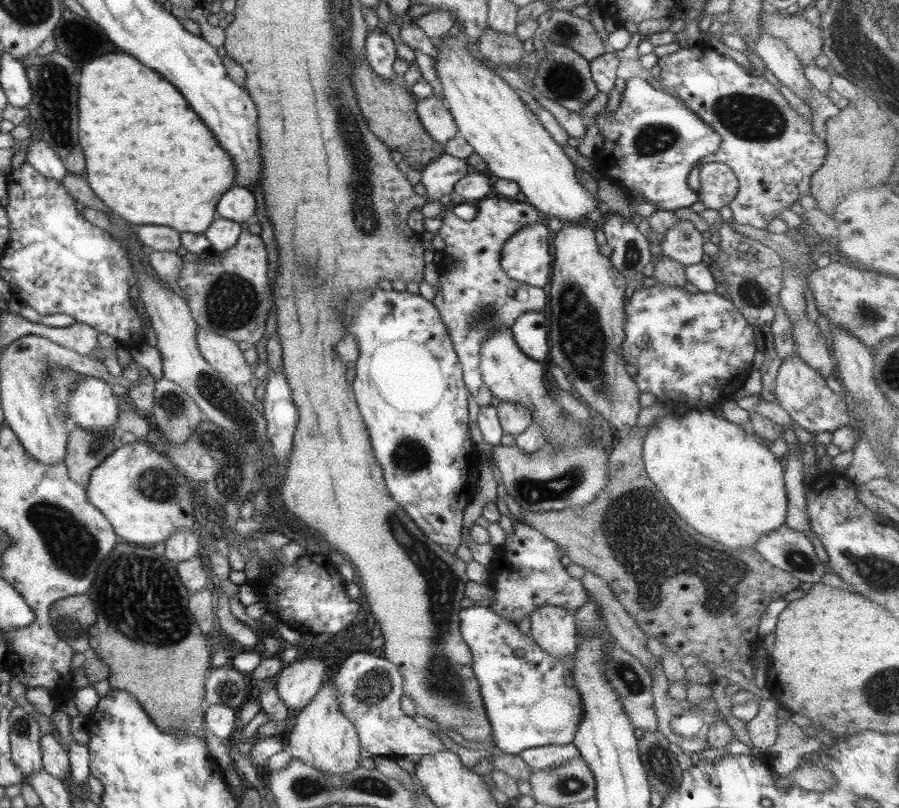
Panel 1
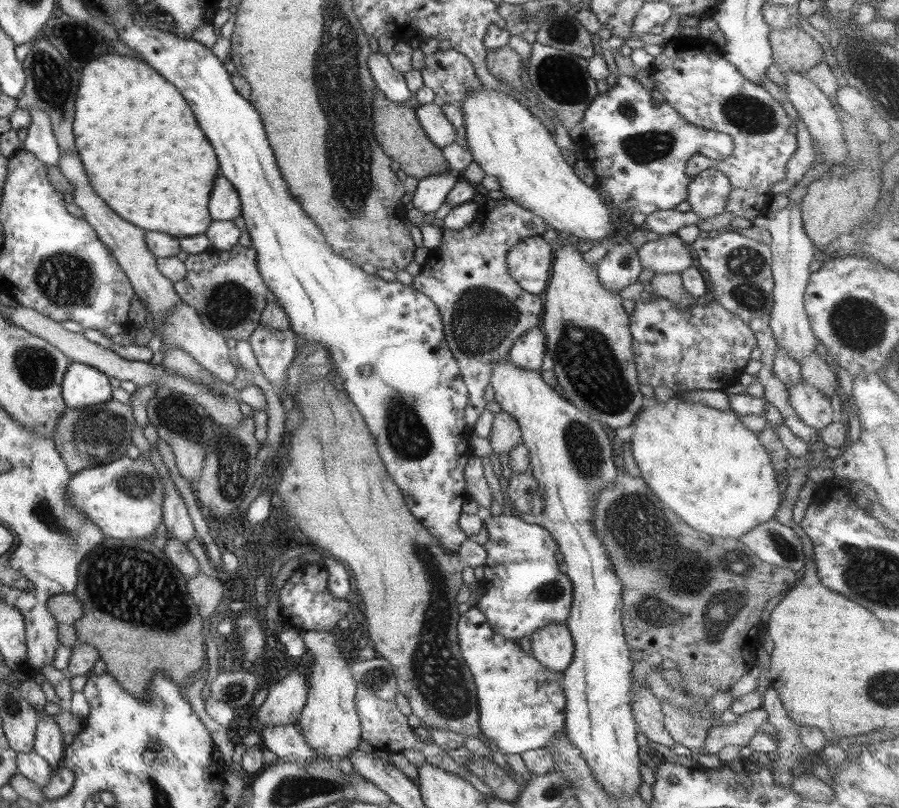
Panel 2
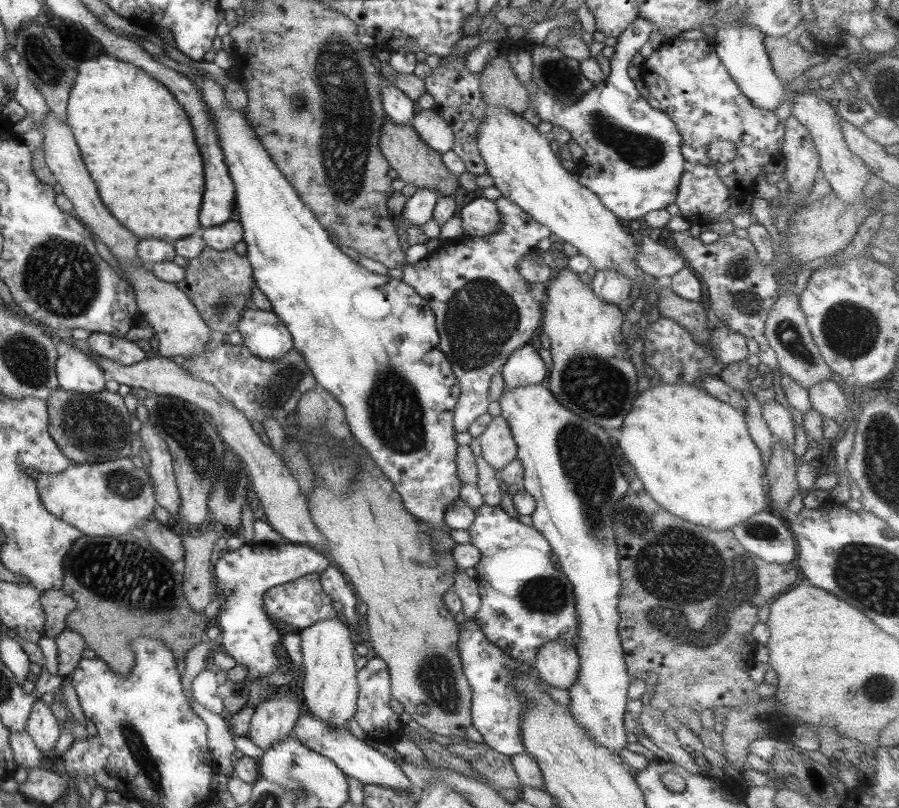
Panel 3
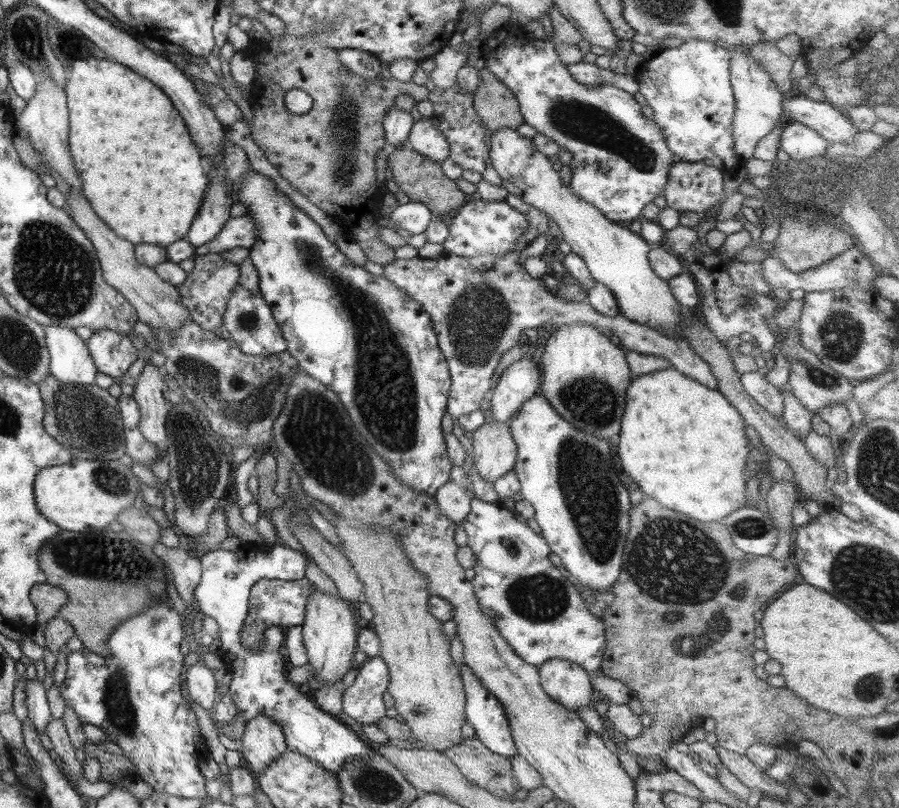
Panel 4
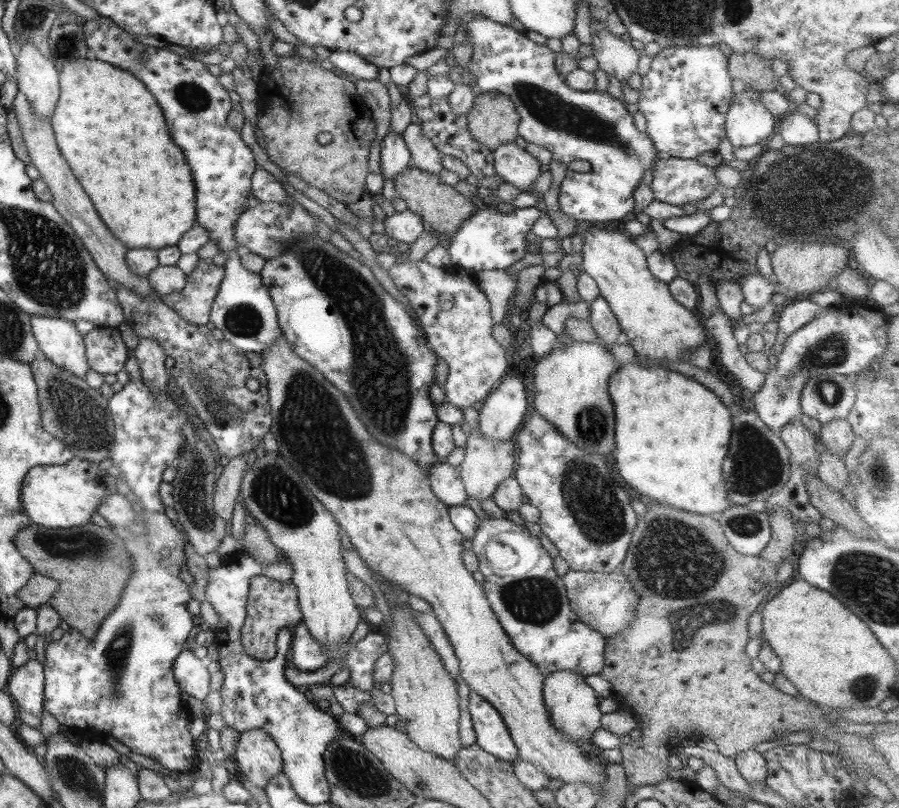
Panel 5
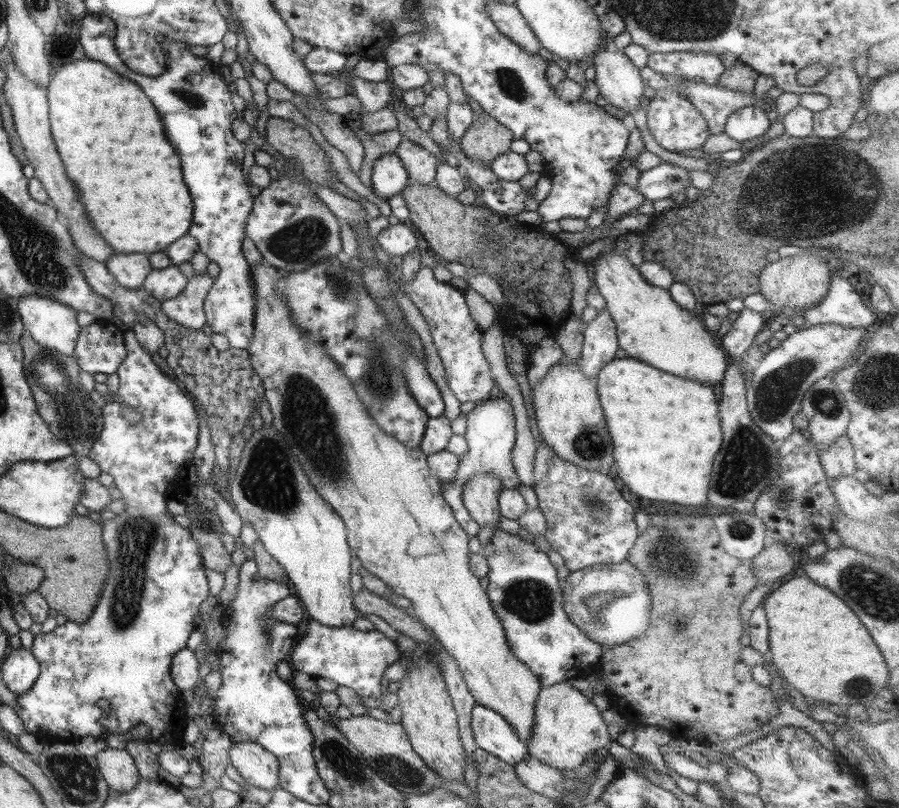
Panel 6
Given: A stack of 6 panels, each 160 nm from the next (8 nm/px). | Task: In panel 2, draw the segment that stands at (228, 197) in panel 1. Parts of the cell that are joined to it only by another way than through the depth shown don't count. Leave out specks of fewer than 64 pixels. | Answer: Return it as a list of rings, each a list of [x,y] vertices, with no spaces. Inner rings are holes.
[[[217,172],[209,194],[209,218],[211,220],[233,221],[240,215],[240,202],[231,184]]]

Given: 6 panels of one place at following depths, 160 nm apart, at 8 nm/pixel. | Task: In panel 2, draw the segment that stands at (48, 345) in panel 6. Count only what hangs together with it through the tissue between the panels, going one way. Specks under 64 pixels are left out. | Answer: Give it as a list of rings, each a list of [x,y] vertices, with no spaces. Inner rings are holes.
[[[71,361],[60,384],[64,406],[78,409],[111,399],[112,389],[108,379],[92,366]]]

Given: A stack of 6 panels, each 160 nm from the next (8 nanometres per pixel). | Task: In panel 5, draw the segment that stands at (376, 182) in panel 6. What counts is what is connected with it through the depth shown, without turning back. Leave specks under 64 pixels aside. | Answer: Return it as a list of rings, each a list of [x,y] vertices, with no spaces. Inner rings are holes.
[[[395,132],[388,134],[379,144],[379,170],[383,179],[391,179],[405,171],[410,165],[410,153],[401,139],[401,135]]]

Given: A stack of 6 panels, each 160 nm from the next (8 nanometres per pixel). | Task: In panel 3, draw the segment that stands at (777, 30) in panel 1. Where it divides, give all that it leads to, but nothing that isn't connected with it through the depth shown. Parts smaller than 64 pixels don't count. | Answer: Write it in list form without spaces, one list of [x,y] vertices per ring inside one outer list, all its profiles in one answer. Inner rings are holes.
[[[767,36],[762,40],[763,46],[765,47],[765,52],[769,57],[772,71],[775,76],[782,82],[789,82],[797,76],[801,76],[804,70],[807,70],[814,64],[819,64],[826,61],[826,57],[817,52],[806,53],[797,44],[797,41],[788,41],[784,36]]]

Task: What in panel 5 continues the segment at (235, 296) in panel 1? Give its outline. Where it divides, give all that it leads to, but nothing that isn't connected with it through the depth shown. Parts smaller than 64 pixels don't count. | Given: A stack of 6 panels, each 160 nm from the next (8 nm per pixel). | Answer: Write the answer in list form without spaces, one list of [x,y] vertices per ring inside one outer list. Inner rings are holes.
[[[199,259],[194,270],[186,276],[183,288],[159,299],[189,324],[205,325],[209,322],[210,304],[223,273],[222,267],[213,265],[211,259]]]

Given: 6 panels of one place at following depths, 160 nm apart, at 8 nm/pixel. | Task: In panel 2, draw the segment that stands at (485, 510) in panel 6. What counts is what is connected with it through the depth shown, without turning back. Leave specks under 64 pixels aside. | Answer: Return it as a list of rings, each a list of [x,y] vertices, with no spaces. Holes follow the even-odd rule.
[[[501,410],[494,414],[491,430],[487,435],[491,453],[499,455],[509,452],[520,443],[520,438],[520,430],[515,420]]]

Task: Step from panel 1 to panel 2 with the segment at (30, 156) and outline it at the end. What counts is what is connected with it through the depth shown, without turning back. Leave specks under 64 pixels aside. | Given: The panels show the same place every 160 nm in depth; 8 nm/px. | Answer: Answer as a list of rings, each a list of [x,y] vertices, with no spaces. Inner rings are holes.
[[[35,108],[28,111],[31,120],[26,128],[27,136],[23,140],[23,149],[26,153],[33,154],[45,166],[56,166],[61,154],[52,134],[47,114]]]

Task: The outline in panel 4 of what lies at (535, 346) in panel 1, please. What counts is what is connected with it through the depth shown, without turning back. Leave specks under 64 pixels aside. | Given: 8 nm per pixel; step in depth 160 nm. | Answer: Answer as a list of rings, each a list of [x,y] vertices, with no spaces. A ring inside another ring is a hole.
[[[523,356],[506,367],[488,396],[489,419],[506,423],[524,402],[538,393],[540,370],[529,356]]]

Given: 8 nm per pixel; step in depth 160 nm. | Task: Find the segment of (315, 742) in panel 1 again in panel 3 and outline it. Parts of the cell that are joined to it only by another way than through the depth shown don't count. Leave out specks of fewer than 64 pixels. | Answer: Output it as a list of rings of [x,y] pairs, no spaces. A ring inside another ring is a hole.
[[[336,617],[327,618],[299,630],[297,634],[300,636],[300,652],[305,672],[301,684],[305,710],[331,728],[347,730],[345,722],[353,716],[358,693],[354,664],[356,654],[349,640],[347,626]]]

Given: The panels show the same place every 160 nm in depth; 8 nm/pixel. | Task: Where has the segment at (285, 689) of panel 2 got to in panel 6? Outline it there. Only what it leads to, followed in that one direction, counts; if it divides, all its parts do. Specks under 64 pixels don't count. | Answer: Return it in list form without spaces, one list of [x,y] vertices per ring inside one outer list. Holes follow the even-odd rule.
[[[233,743],[228,748],[228,757],[245,784],[270,791],[278,786],[277,759],[259,744]]]

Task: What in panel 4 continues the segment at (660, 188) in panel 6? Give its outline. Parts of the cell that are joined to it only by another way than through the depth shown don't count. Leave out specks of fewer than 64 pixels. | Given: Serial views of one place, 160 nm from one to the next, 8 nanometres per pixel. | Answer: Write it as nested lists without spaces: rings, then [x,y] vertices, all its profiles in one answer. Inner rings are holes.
[[[675,160],[669,167],[667,184],[663,186],[662,195],[667,207],[677,212],[696,212],[703,216],[708,208],[719,205],[725,199],[723,195],[723,174],[718,168],[698,162],[683,162]]]

